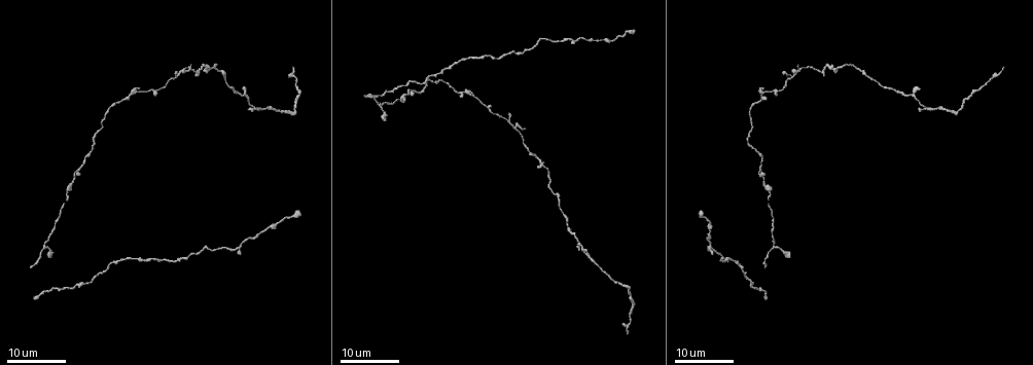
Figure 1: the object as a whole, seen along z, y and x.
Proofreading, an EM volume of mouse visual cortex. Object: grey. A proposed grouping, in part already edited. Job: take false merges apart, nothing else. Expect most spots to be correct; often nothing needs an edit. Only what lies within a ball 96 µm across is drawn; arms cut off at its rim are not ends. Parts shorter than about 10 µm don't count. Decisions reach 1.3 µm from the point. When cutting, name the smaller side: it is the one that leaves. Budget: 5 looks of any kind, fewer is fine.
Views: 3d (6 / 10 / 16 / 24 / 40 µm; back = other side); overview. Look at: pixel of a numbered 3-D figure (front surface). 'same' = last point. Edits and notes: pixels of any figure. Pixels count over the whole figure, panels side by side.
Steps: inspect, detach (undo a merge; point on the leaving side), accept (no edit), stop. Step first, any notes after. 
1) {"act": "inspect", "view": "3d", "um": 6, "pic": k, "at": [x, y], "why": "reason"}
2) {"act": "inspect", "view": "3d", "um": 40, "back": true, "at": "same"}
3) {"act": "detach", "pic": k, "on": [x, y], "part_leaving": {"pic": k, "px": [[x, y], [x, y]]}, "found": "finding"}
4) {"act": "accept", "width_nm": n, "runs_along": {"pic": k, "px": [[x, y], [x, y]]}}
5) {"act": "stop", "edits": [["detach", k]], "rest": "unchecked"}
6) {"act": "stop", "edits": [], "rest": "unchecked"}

{"act": "inspect", "view": "3d", "um": 24, "pic": 1, "at": [763, 93], "why": "side arm on a straight run"}

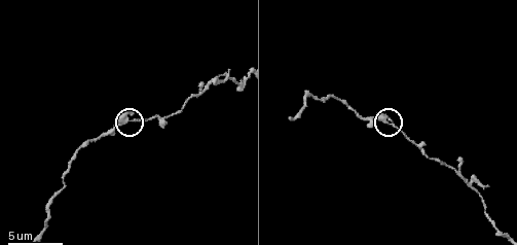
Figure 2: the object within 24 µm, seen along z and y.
{"act": "inspect", "view": "3d", "um": 10, "pic": 2, "at": [382, 118]}

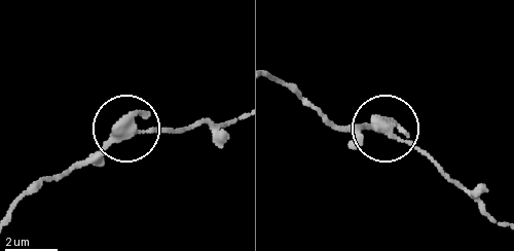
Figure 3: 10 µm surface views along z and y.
{"act": "accept", "arms": 3, "found": "all the same neuron"}

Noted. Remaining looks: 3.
{"act": "inspect", "view": "3d", "um": 10, "pic": 2, "at": [471, 185], "why": "small branch off a trunk"}

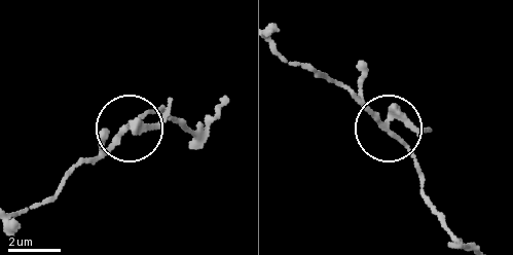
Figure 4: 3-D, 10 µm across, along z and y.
{"act": "accept", "width_nm": 240, "found": "all the same neuron"}

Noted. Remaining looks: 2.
{"act": "inspect", "view": "3d", "um": 24, "pic": 1, "at": [833, 67], "why": "three-way junction"}

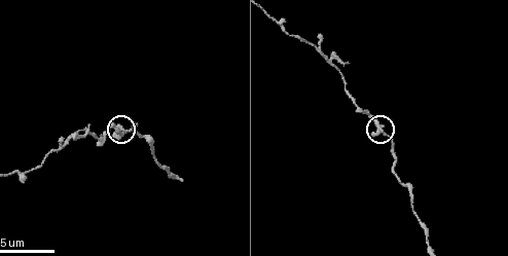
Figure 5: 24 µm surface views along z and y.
{"act": "inspect", "view": "3d", "um": 10, "pic": 5, "at": [384, 133], "why": "zoom in"}

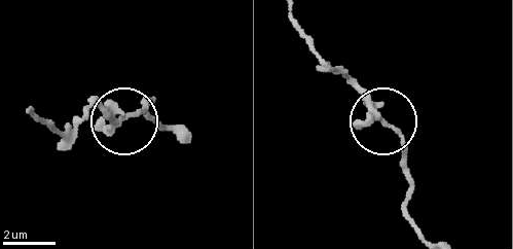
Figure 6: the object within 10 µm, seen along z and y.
{"act": "accept", "arms": 3, "runs_along": {"pic": 6, "px": [[30, 110], [66, 128], [97, 108], [132, 116], [149, 101]]}, "found": "all the same neuron"}

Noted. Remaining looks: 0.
{"act": "stop", "edits": [], "rest": "unchecked"}

